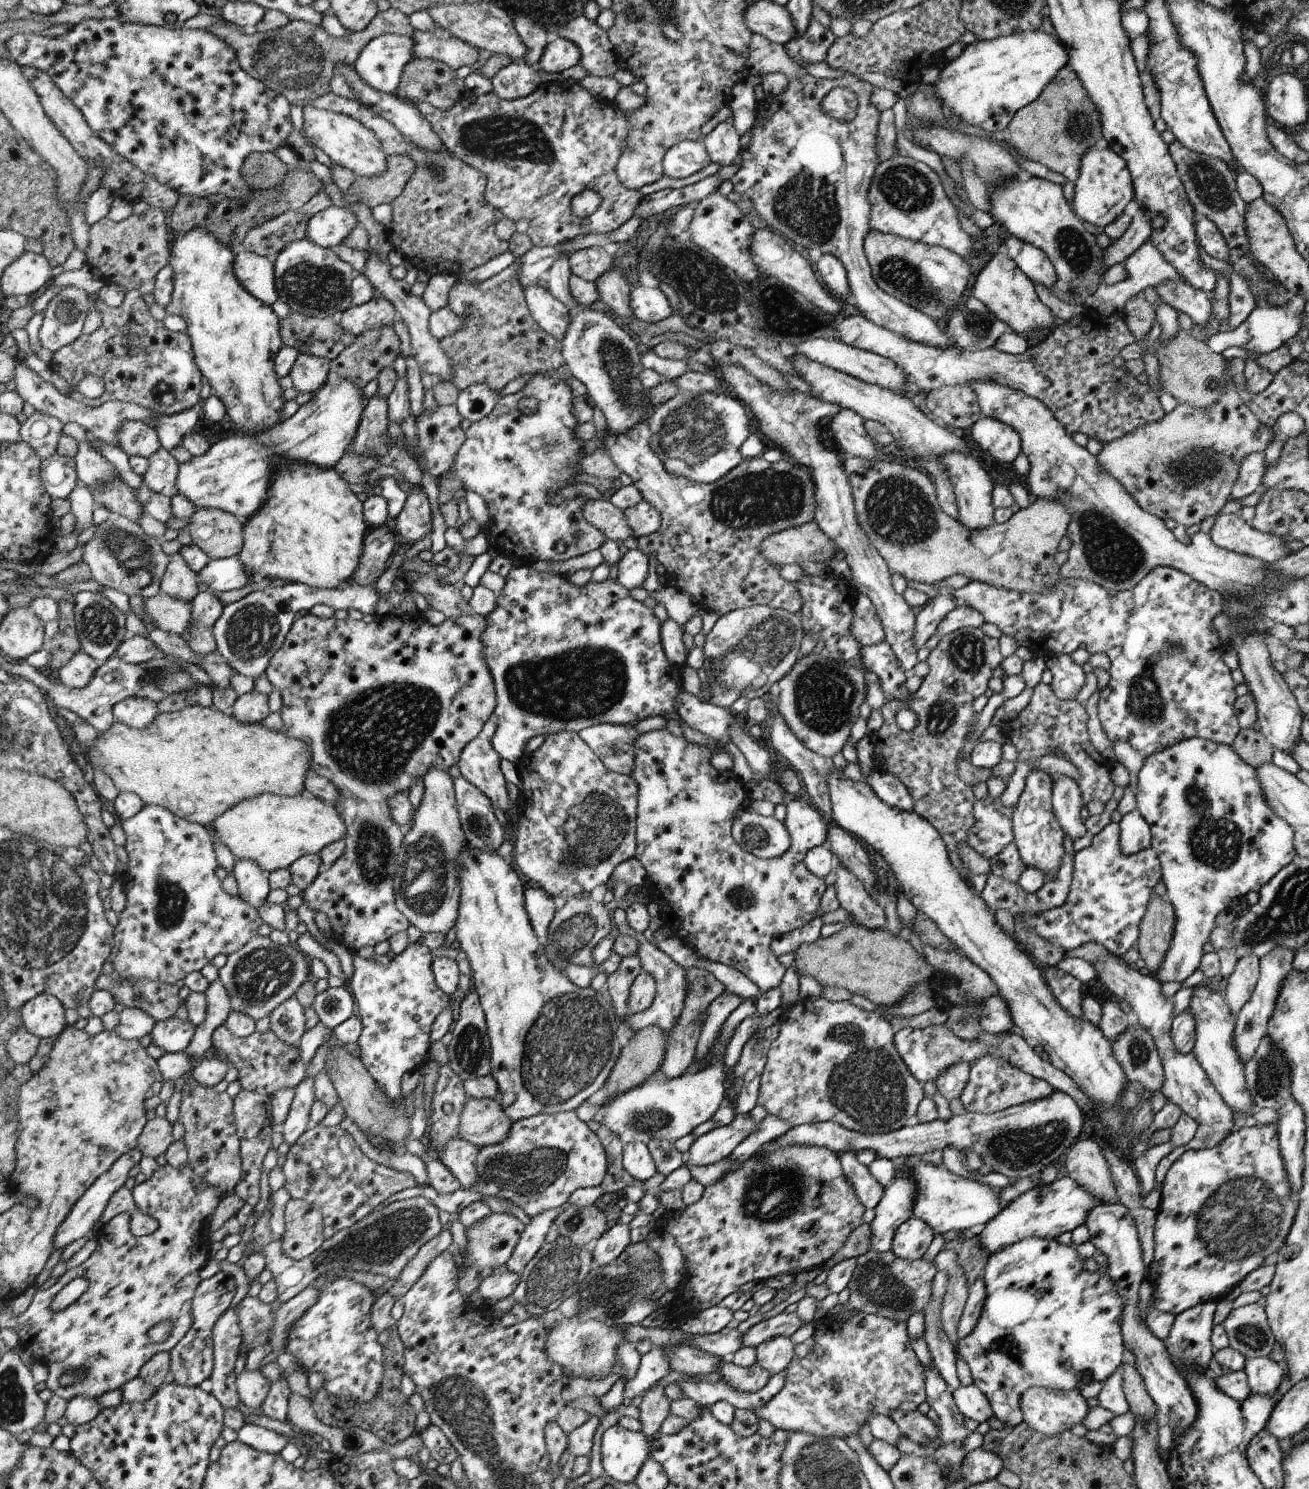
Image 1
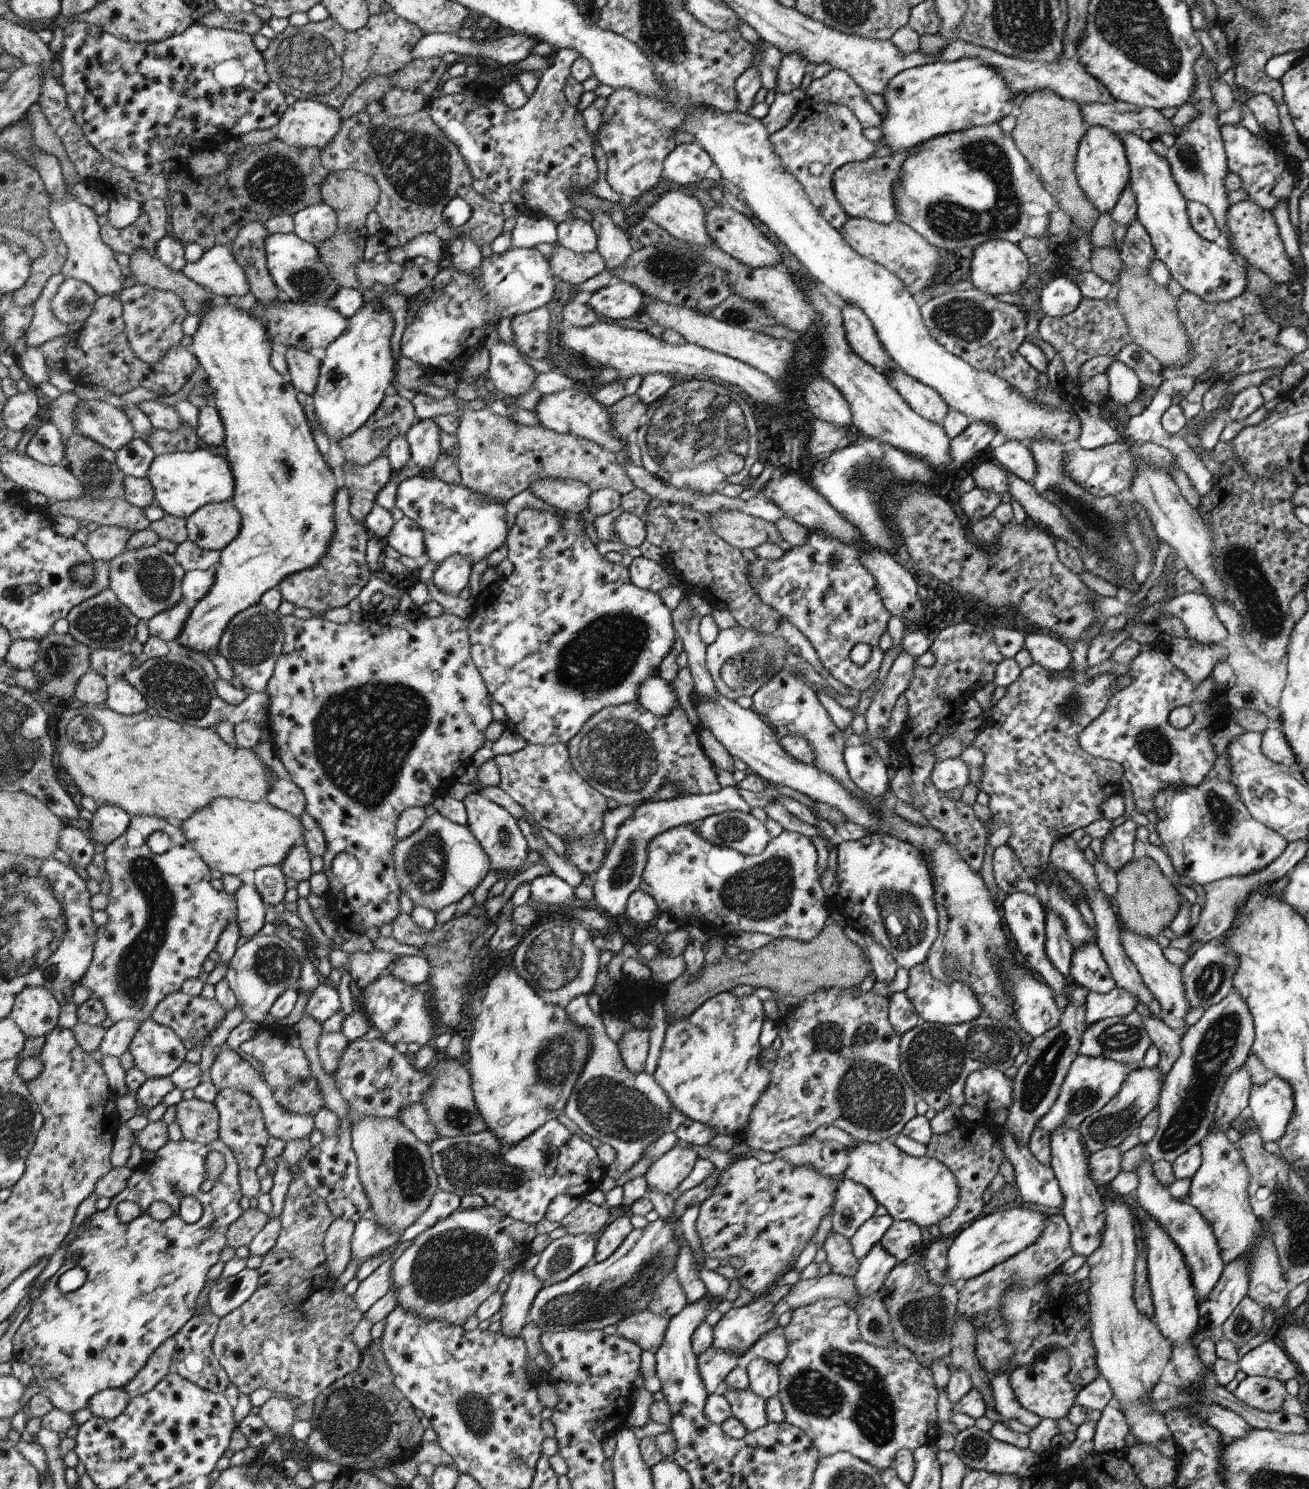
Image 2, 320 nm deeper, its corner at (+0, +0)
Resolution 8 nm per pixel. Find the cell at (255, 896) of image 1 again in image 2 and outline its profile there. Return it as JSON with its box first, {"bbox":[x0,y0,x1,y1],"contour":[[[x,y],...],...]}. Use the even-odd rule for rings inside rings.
{"bbox":[235,884,266,936],"contour":[[[241,884],[241,887],[235,892],[238,901],[237,923],[242,936],[258,935],[260,929],[266,923],[264,916],[266,914],[266,904],[263,897],[255,886]]]}

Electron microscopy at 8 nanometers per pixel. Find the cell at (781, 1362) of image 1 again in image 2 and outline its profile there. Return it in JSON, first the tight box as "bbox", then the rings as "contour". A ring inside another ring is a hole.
{"bbox":[747,1357,779,1401],"contour":[[[758,1357],[753,1359],[747,1366],[749,1376],[747,1388],[767,1401],[778,1394],[779,1374],[777,1372],[777,1366],[771,1362]]]}

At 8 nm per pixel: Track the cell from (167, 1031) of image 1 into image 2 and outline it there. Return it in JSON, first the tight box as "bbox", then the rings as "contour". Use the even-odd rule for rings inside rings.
{"bbox":[128,1019,187,1079],"contour":[[[148,1019],[138,1027],[128,1051],[135,1059],[135,1067],[138,1070],[142,1070],[148,1079],[159,1079],[174,1074],[186,1062],[184,1058],[187,1047],[173,1028],[165,1027],[154,1019]]]}

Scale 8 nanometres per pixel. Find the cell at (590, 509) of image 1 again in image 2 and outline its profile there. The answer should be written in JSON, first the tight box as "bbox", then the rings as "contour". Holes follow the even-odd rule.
{"bbox":[529,479,591,515],"contour":[[[538,479],[529,484],[533,494],[558,511],[584,515],[591,496],[591,488],[574,479]]]}

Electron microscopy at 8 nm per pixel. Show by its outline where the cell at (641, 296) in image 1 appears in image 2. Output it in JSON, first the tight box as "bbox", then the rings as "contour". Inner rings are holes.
{"bbox":[587,277,644,319],"contour":[[[612,277],[606,287],[592,293],[587,305],[597,312],[598,316],[619,319],[638,316],[644,311],[644,294],[637,286]]]}

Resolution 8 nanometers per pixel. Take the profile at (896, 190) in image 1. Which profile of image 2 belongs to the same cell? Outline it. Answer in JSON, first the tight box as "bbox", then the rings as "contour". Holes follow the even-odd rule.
{"bbox":[834,155,902,224],"contour":[[[889,155],[882,158],[870,157],[865,161],[852,161],[840,167],[834,174],[835,195],[838,197],[840,204],[843,205],[843,209],[847,212],[847,216],[854,218],[866,217],[882,224],[888,224],[898,219],[898,208],[895,205],[893,186],[896,181],[899,184],[901,182],[901,164],[902,160],[899,157]]]}

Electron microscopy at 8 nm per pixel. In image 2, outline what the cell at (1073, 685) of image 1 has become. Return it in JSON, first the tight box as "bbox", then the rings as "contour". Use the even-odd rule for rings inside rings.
{"bbox":[1023,633,1073,672],"contour":[[[1028,633],[1023,648],[1036,663],[1052,672],[1064,670],[1073,662],[1071,650],[1063,641],[1049,635]]]}

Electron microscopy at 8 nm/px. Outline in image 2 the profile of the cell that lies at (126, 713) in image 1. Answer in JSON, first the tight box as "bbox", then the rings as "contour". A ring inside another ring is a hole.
{"bbox":[104,678,148,716],"contour":[[[124,678],[107,685],[107,699],[104,706],[128,716],[140,714],[148,707],[143,693]]]}

